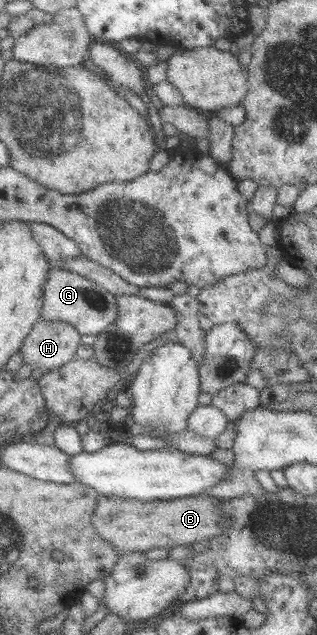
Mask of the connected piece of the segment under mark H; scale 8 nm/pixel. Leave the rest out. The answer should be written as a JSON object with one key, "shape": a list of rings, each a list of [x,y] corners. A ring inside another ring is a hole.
{"shape":[[[40,319],[32,333],[28,335],[25,345],[21,350],[23,363],[30,365],[33,369],[39,369],[43,374],[56,371],[67,363],[76,359],[82,345],[82,333],[75,326],[64,322],[52,322]]]}

